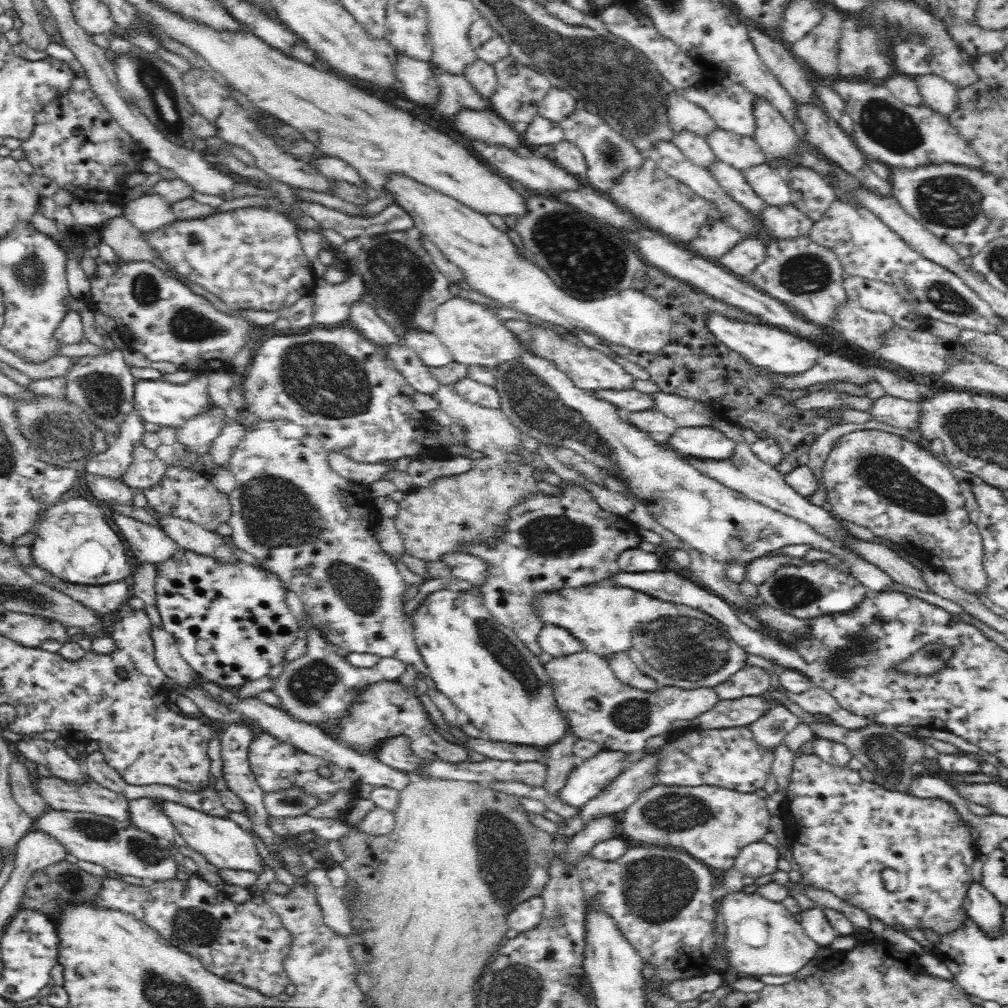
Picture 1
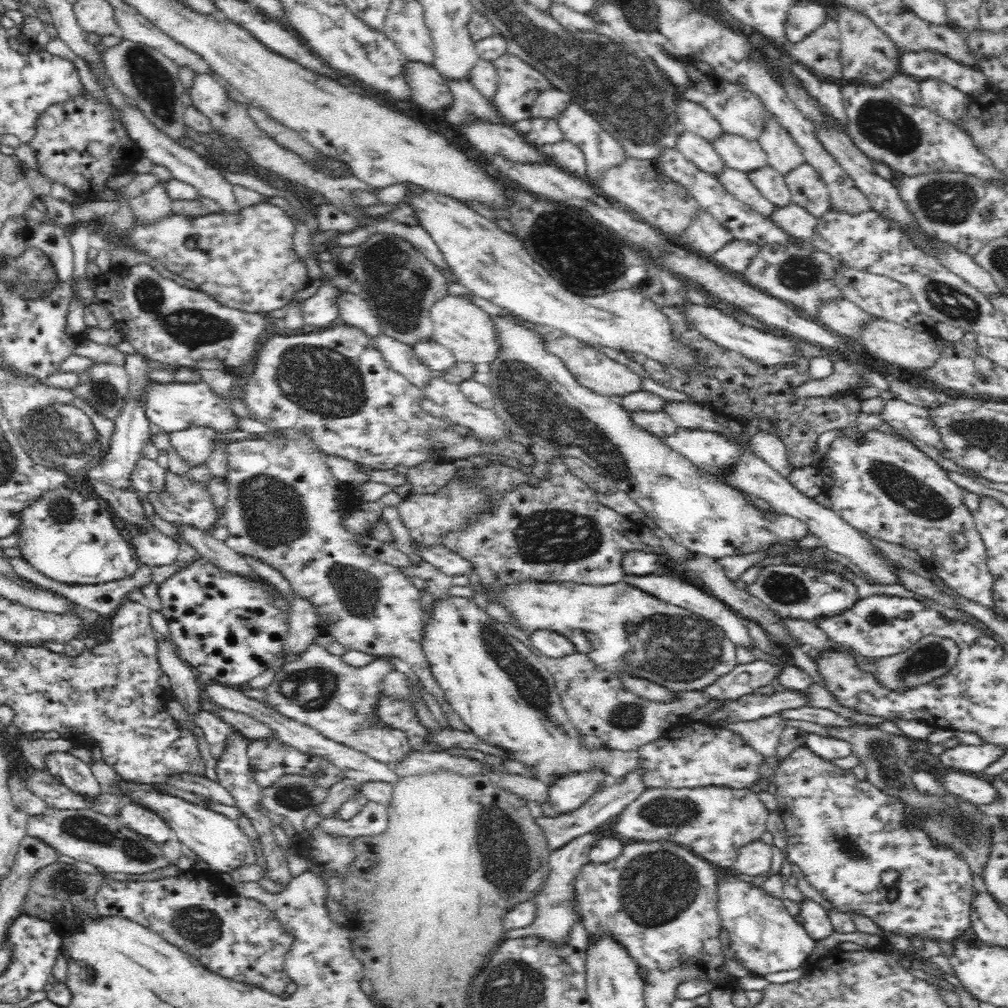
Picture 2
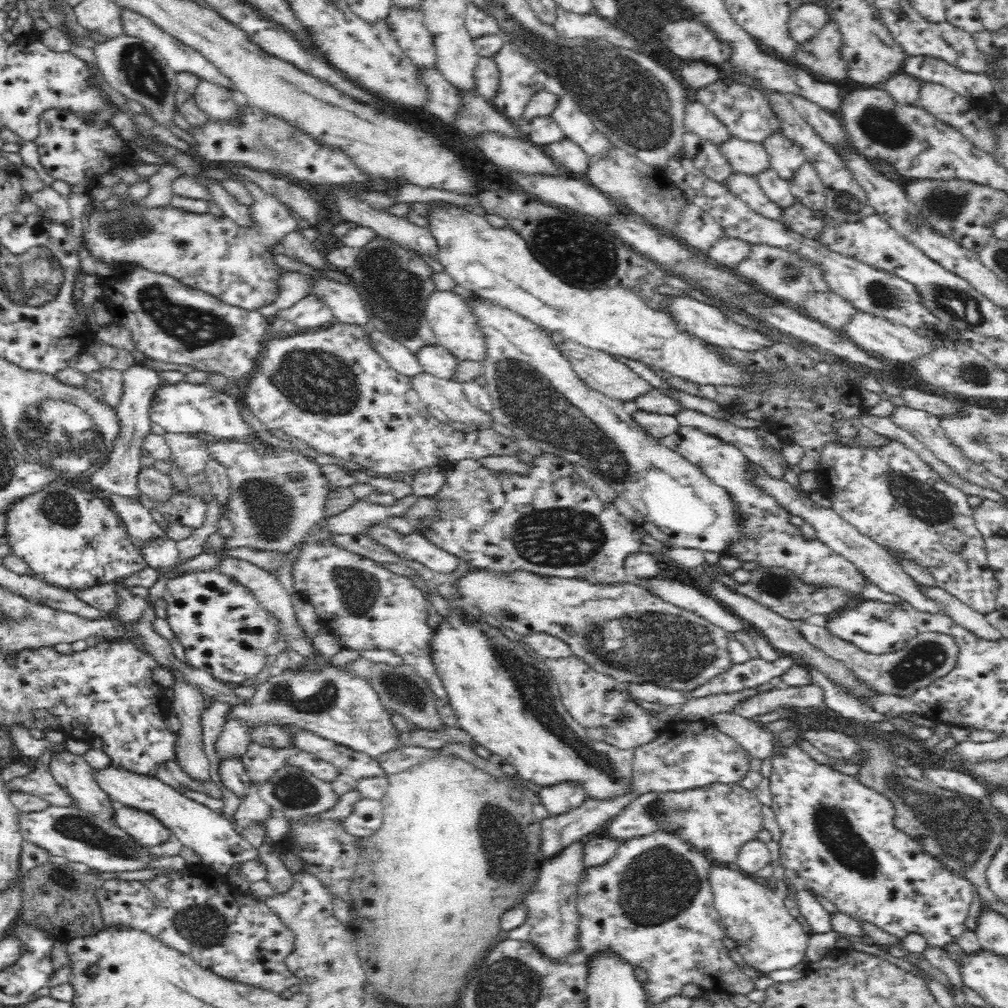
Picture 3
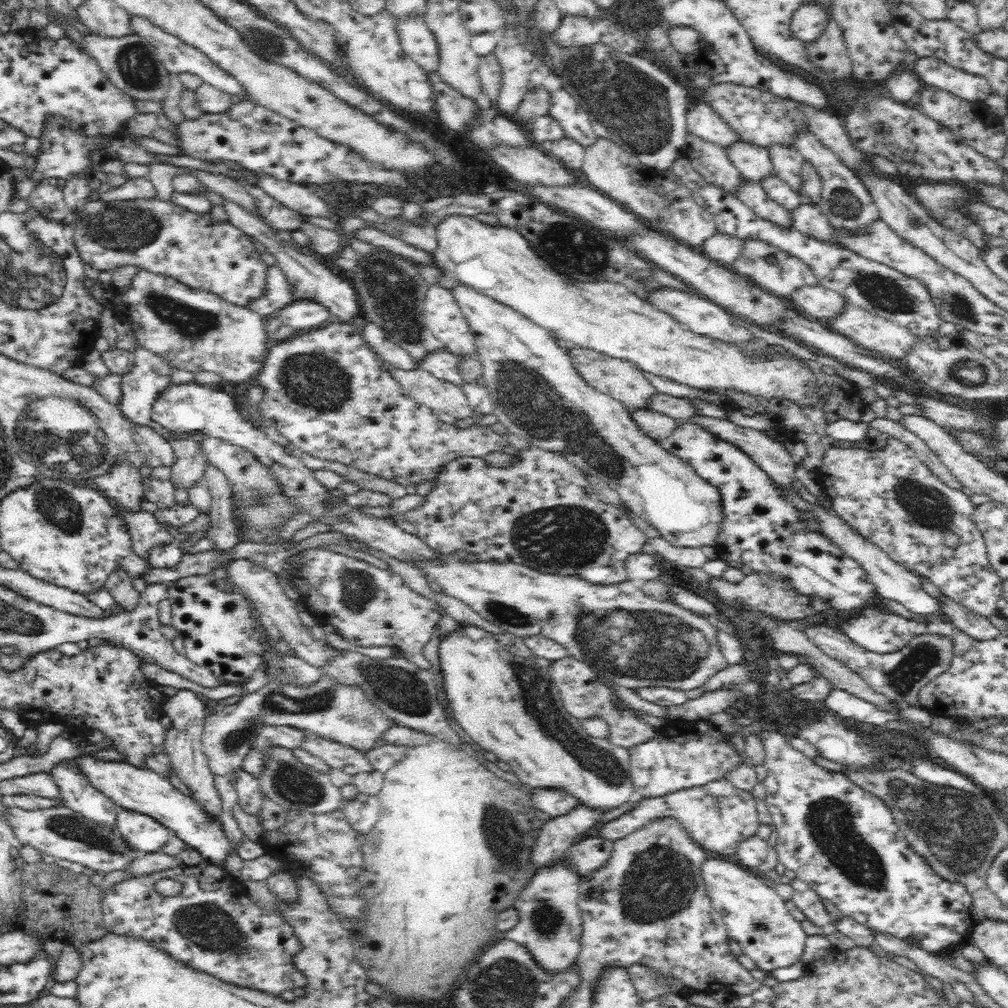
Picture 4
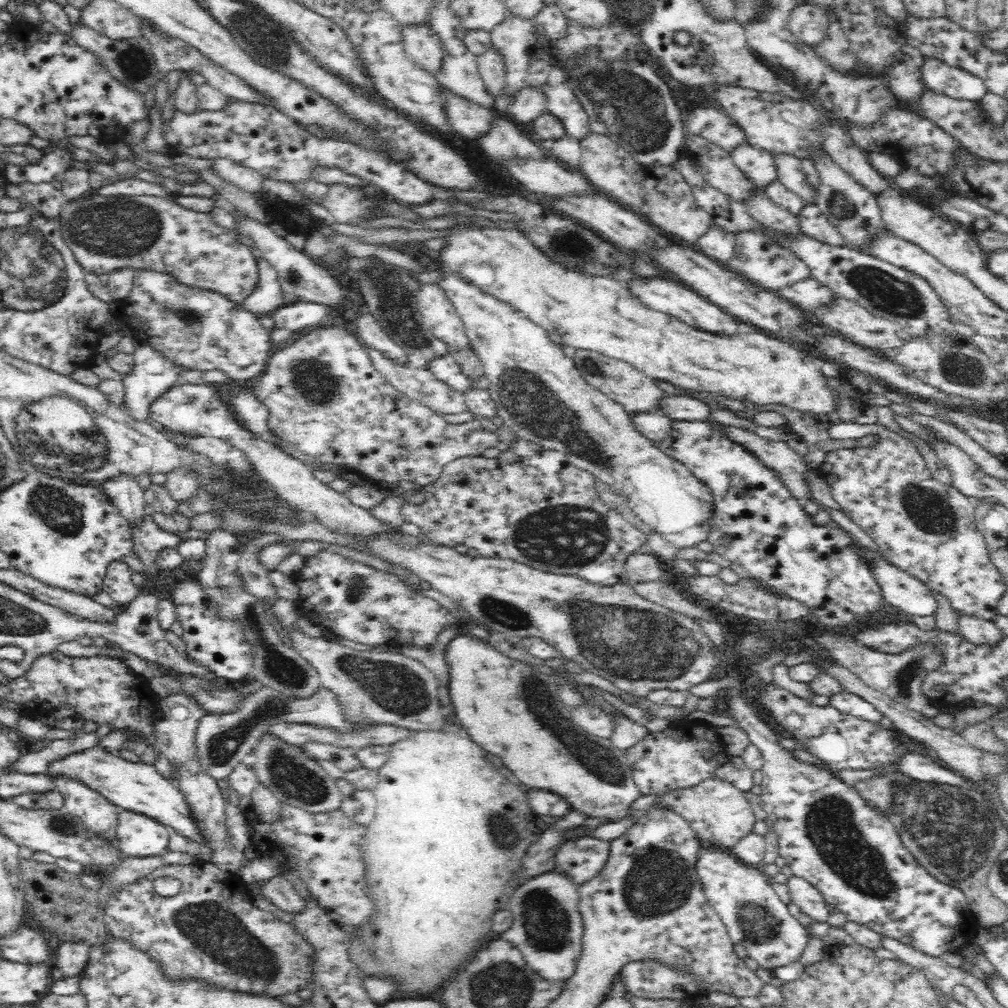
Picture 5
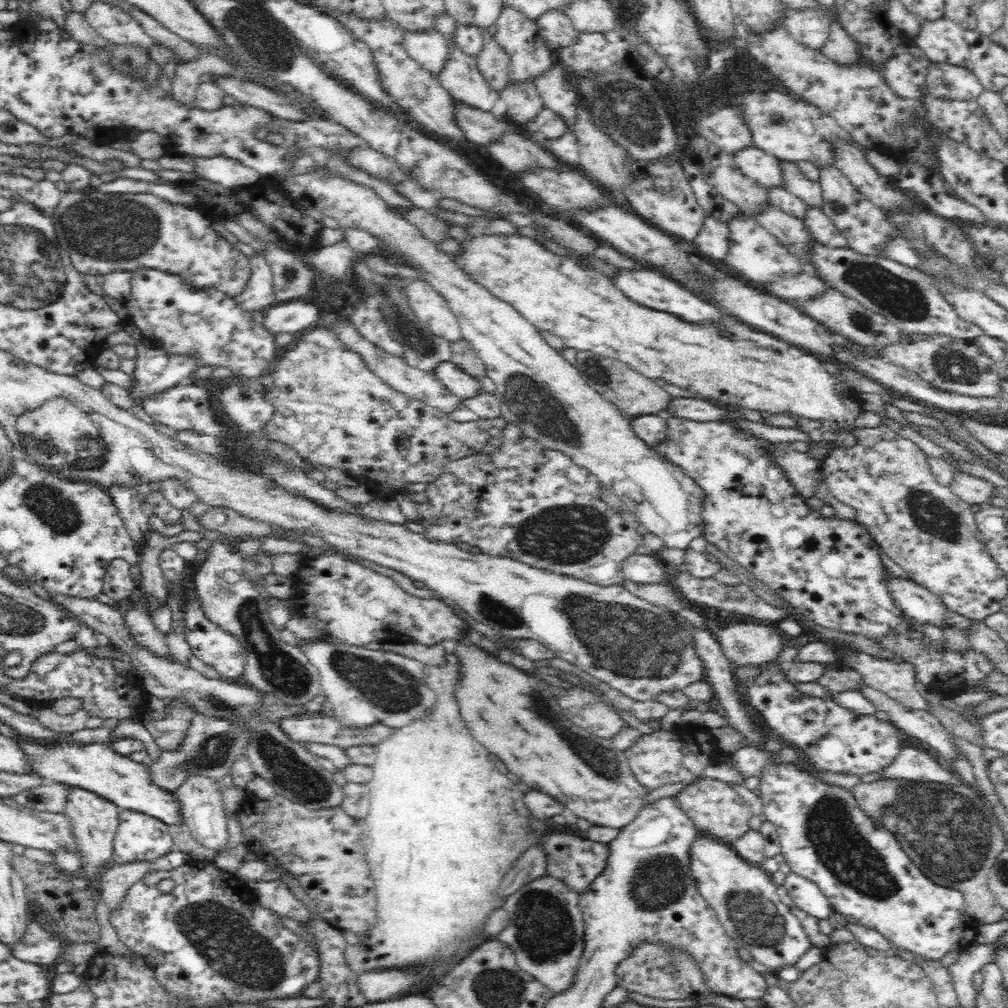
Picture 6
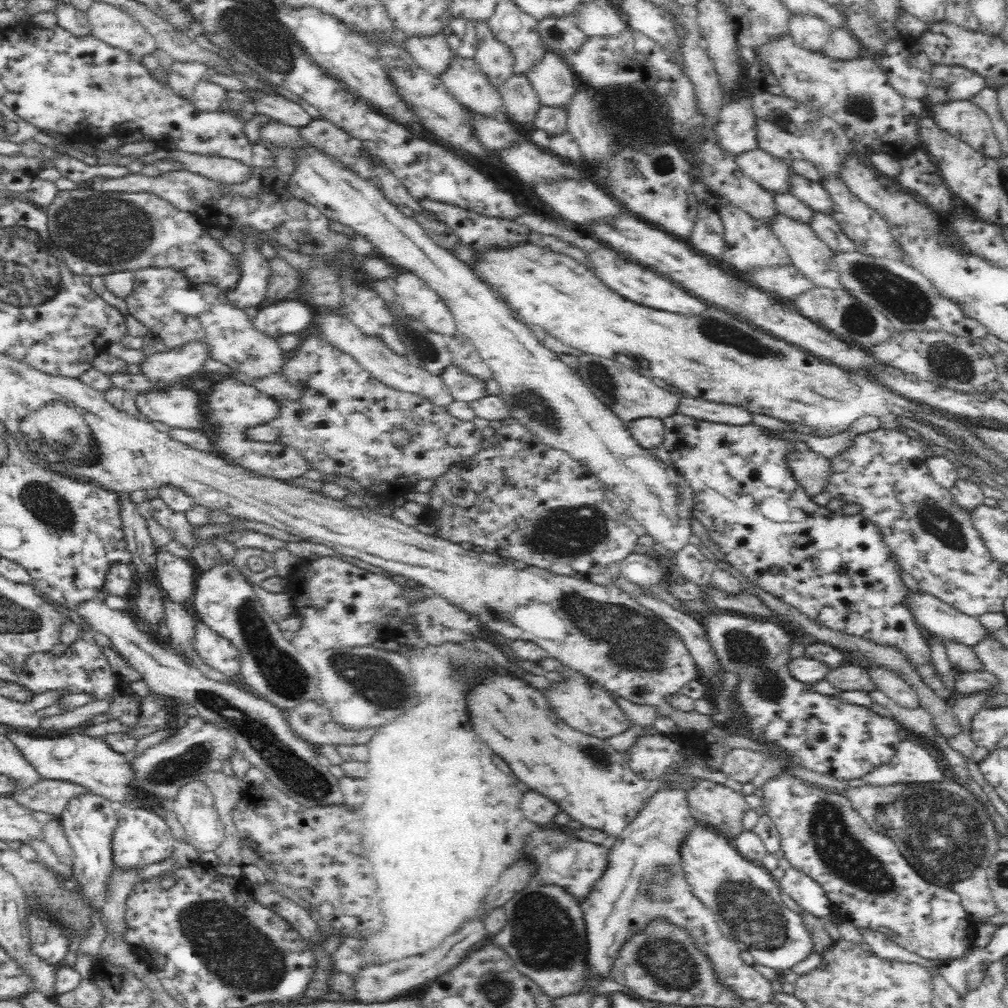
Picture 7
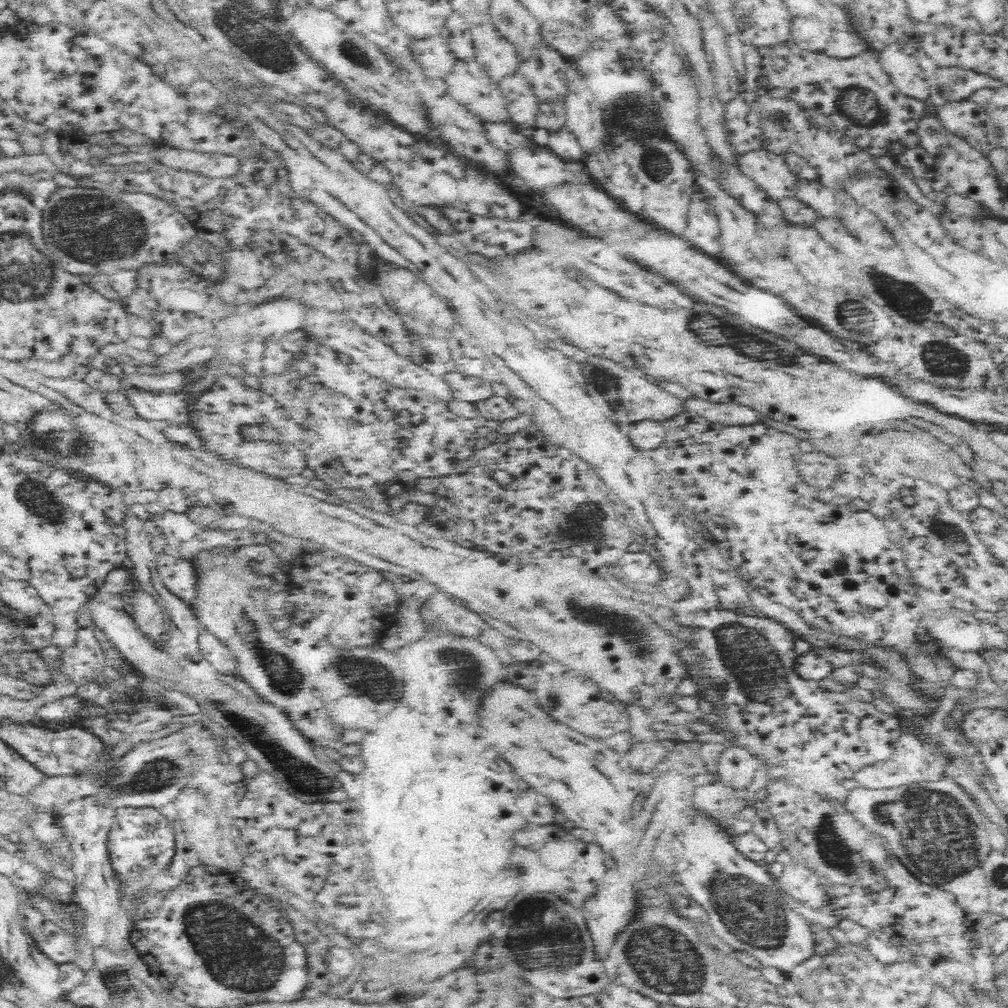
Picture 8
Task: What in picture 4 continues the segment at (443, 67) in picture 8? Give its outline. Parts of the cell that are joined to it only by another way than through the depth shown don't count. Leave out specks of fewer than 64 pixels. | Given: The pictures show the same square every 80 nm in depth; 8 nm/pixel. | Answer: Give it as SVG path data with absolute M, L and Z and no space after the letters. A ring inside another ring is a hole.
M410 16L397 21L403 51L426 72L435 72L440 64L440 49L436 35L422 16Z

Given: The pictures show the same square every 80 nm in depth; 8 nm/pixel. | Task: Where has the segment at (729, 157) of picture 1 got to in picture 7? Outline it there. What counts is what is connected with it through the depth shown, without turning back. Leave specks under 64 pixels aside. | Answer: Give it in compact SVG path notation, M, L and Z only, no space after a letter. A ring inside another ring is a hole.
M757 149L735 155L734 166L731 167L750 177L772 195L790 193L794 172L782 157Z

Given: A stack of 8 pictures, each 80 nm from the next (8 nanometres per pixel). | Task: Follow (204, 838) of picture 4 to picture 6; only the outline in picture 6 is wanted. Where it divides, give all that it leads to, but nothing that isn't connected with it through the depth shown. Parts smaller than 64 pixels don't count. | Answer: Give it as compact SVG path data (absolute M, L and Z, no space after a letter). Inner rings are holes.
M14 734L17 745L26 755L34 772L41 776L42 780L47 782L66 784L70 787L85 789L94 795L99 795L102 799L118 806L120 809L134 810L158 818L166 825L182 825L180 813L178 813L178 800L175 794L158 789L158 786L152 785L148 781L147 768L141 760L134 761L126 753L126 748L121 748L118 753L114 752L108 743L84 744L76 739L60 738L53 741L37 741Z

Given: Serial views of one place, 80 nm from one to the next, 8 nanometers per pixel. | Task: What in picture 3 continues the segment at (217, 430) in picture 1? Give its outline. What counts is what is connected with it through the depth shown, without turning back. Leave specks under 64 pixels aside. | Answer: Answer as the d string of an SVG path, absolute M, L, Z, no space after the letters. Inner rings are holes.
M165 433L163 438L171 449L174 466L184 478L205 471L207 462L211 460L208 442L198 438L197 433Z

